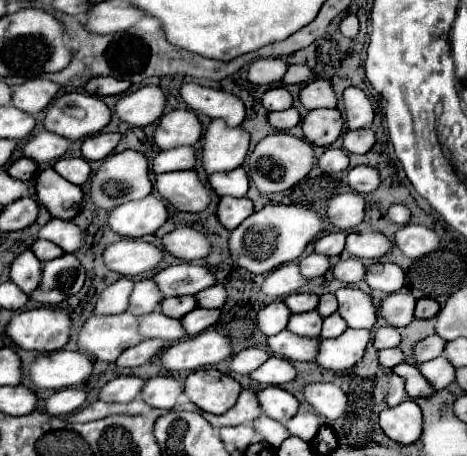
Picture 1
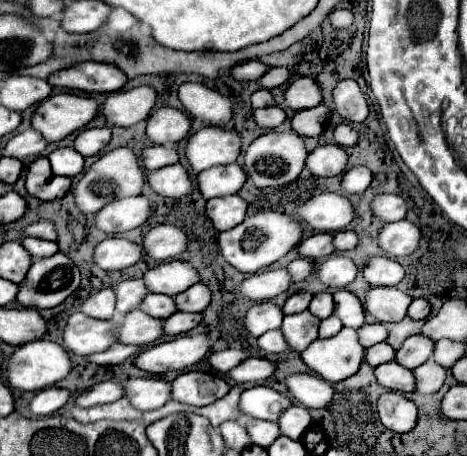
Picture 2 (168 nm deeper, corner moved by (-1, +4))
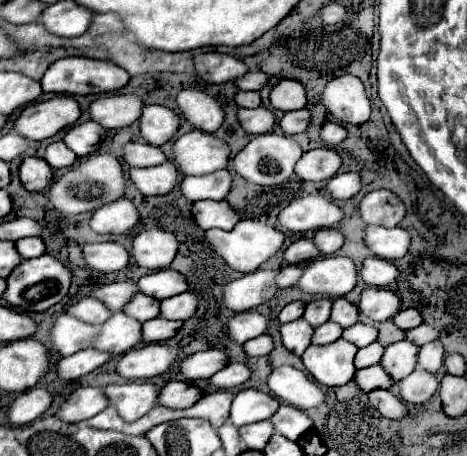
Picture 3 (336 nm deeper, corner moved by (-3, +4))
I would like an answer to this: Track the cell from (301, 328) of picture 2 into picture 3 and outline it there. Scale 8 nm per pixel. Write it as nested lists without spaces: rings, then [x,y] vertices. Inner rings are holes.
[[[303,318],[281,326],[283,346],[285,346],[289,352],[297,354],[297,356],[303,356],[305,348],[311,344],[311,336],[313,336],[313,328],[311,328]]]

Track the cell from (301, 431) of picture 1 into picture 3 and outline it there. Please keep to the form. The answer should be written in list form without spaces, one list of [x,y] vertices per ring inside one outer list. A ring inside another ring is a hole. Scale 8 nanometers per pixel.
[[[281,404],[277,412],[271,416],[271,422],[275,426],[275,432],[283,434],[289,440],[297,440],[305,430],[313,426],[311,418],[303,410],[293,408],[289,404]]]

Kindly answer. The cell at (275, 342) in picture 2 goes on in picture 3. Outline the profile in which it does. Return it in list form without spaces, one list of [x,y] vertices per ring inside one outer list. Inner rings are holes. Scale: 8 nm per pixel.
[[[261,334],[249,342],[243,344],[243,352],[247,356],[265,356],[273,350],[273,340],[267,336],[267,334]]]

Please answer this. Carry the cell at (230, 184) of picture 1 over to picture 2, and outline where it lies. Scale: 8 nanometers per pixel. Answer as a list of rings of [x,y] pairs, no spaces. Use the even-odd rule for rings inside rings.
[[[233,162],[227,166],[213,166],[209,170],[203,170],[197,176],[197,182],[201,194],[209,200],[223,194],[237,194],[243,188],[245,178],[247,176],[243,168],[237,162]]]

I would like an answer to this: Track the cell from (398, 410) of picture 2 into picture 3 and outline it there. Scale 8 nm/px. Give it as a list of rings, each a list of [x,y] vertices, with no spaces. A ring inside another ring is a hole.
[[[373,390],[367,394],[369,396],[369,404],[373,408],[377,408],[385,418],[391,418],[391,420],[403,420],[405,418],[405,406],[403,402],[393,396],[389,390]]]

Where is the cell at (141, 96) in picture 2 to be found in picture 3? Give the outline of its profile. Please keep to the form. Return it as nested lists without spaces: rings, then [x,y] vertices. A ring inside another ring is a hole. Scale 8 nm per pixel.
[[[103,94],[91,102],[91,120],[105,130],[117,130],[133,124],[141,116],[143,102],[135,94]]]

